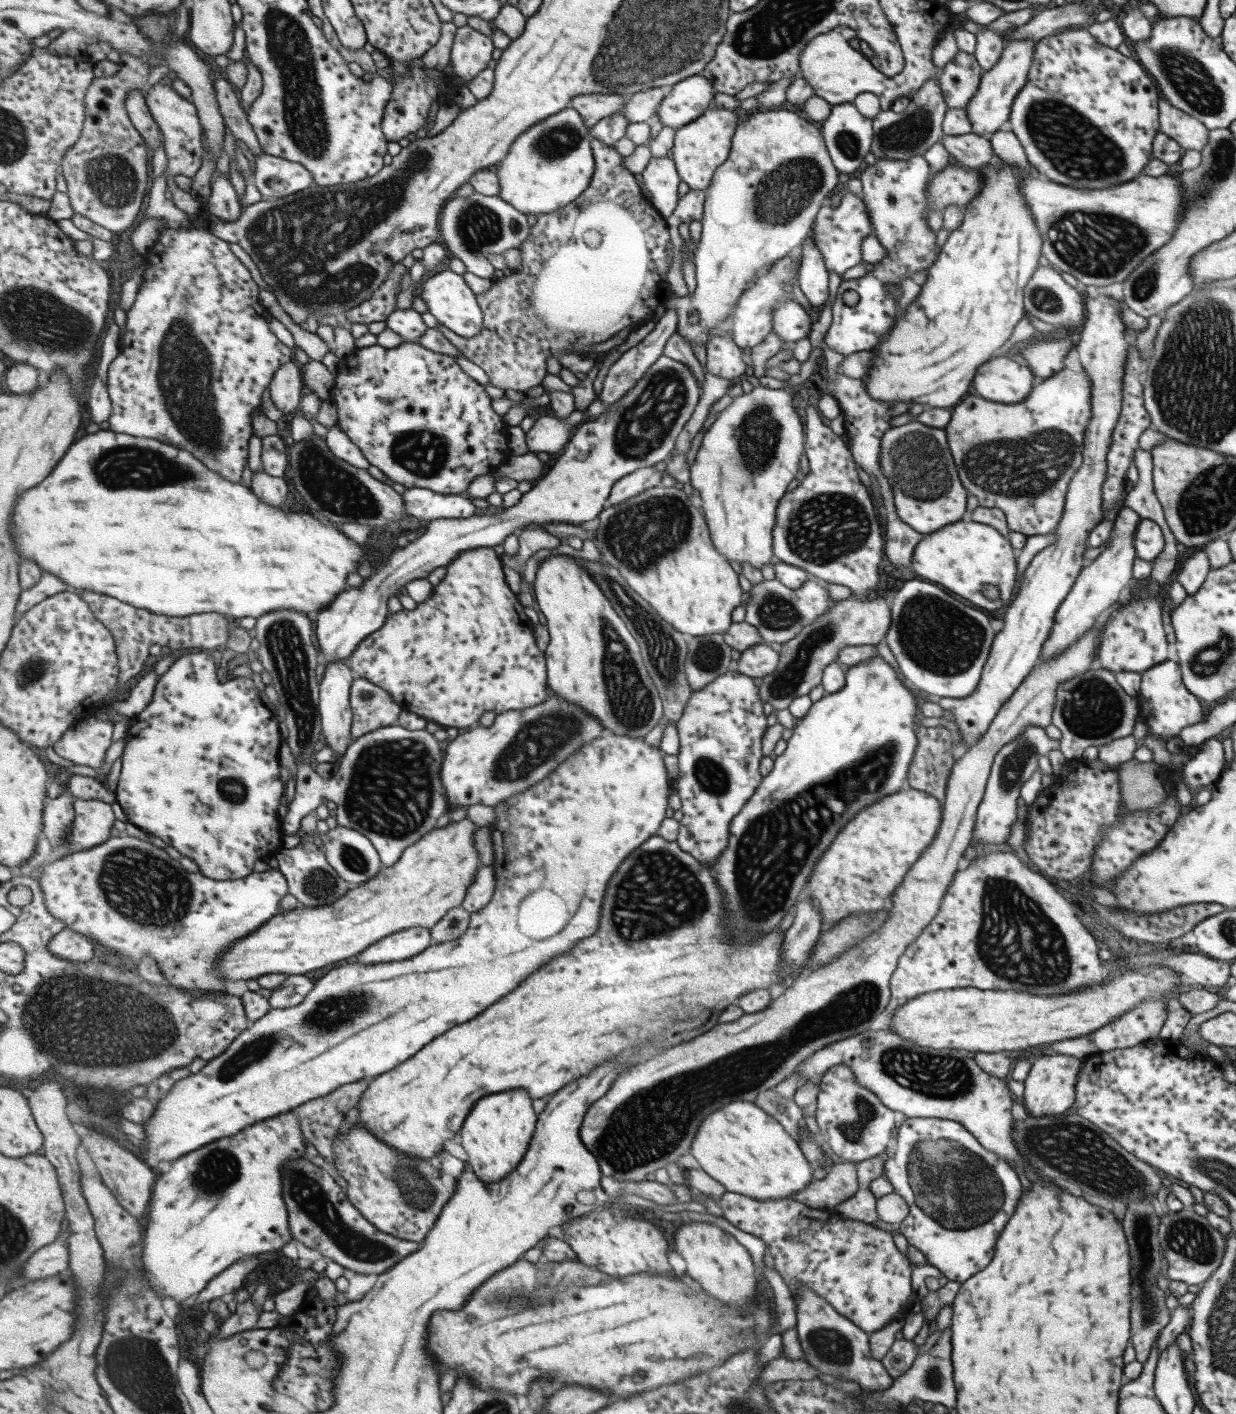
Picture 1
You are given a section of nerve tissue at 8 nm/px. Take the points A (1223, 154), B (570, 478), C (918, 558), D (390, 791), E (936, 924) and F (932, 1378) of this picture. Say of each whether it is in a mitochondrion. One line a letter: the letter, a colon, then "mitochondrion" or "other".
A: mitochondrion
B: other
C: other
D: mitochondrion
E: other
F: mitochondrion

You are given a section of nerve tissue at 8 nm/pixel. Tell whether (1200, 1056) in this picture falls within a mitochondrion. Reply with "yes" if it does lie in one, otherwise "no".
no

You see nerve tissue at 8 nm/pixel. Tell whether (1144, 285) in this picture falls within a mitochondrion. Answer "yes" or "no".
yes

